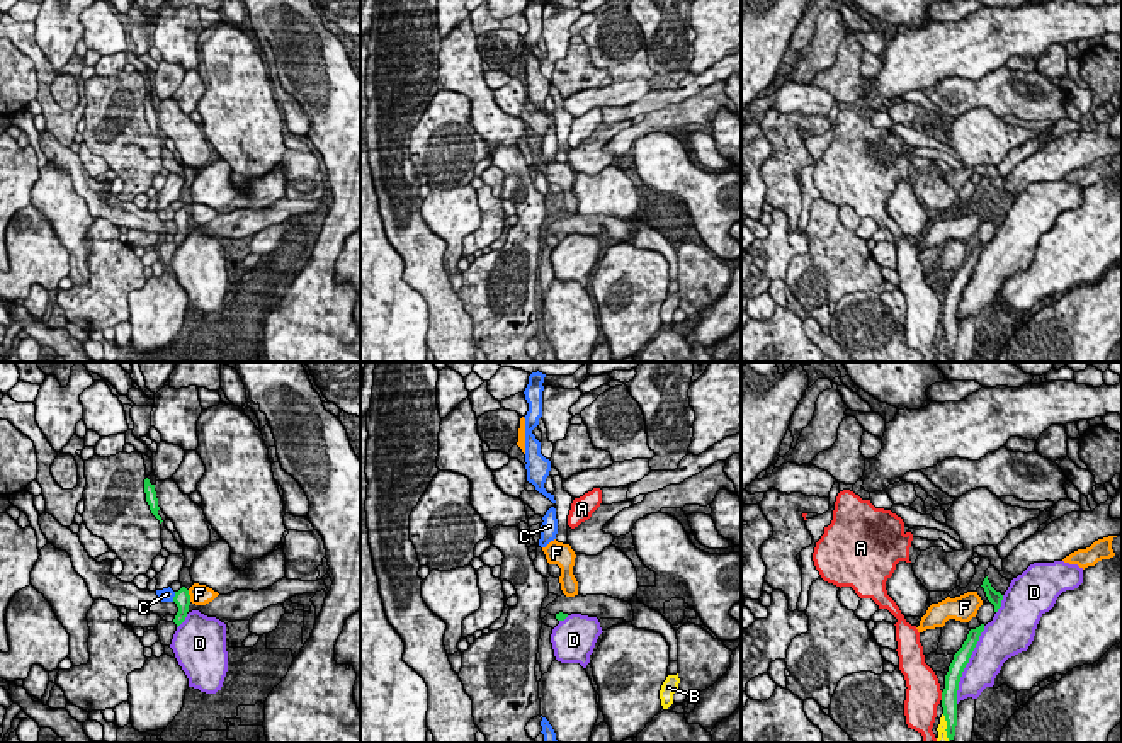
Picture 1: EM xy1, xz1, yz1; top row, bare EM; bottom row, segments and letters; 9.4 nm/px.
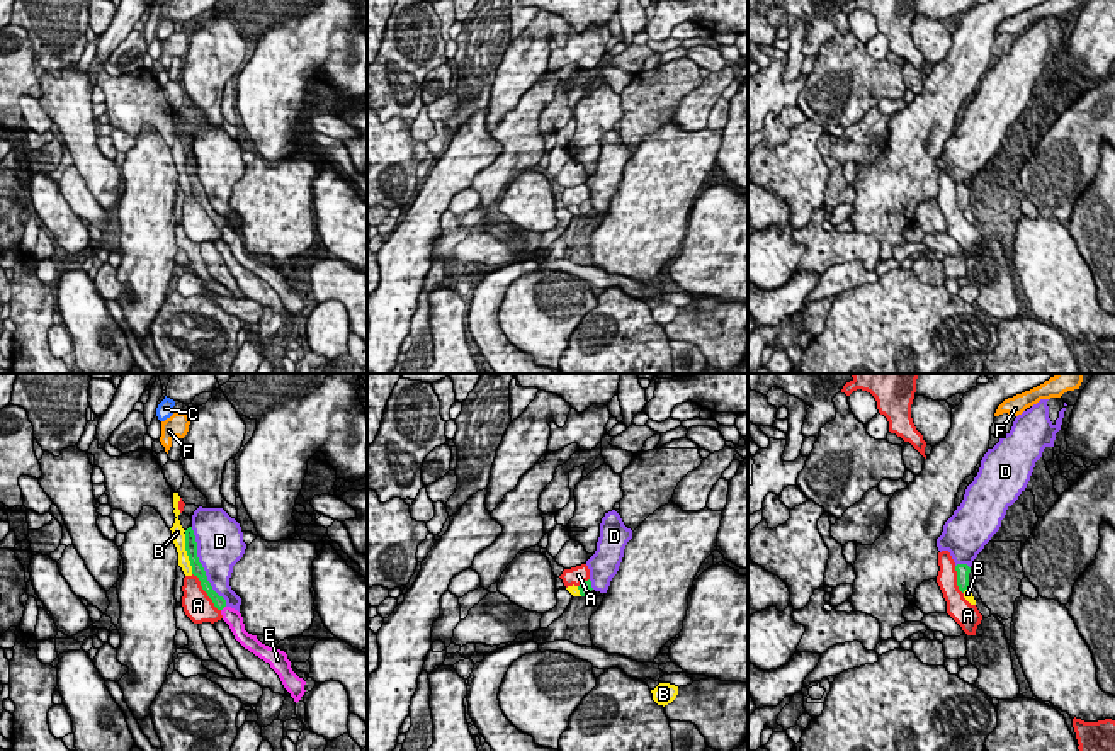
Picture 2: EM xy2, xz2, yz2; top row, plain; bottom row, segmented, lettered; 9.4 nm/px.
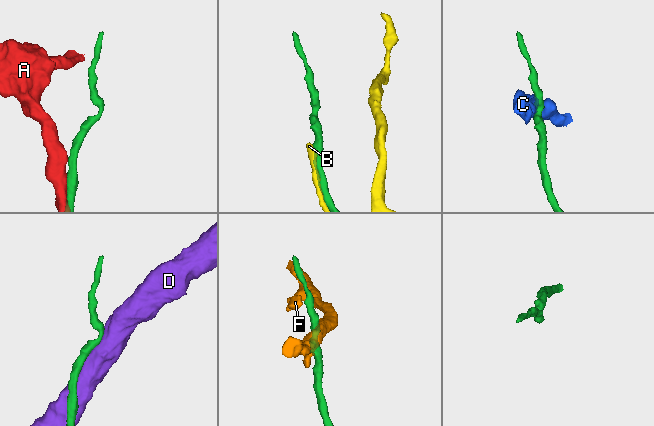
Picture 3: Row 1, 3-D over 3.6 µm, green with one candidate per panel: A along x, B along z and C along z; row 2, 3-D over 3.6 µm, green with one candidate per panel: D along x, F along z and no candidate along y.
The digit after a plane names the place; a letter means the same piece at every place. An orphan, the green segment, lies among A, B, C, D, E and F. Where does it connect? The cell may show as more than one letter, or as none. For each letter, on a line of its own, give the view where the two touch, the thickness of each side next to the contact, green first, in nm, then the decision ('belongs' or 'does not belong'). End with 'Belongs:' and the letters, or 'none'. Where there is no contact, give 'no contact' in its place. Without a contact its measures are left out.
A: xy2 | 120/280 nm | does not belong
B: xy2 | 130/130 nm | does not belong
C: xy1 | 160/130 nm | does not belong
D: xy2 | 130/440 nm | does not belong
E: xy2 | 120/160 nm | belongs
F: xy1 | 160/190 nm | does not belong
Belongs: E

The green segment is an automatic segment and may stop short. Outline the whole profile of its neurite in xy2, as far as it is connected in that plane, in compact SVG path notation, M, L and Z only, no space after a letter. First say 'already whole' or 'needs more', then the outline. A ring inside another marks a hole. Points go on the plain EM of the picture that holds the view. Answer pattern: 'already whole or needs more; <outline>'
needs more; M192 146L185 150L185 170L192 185L192 194L199 197L202 209L212 219L214 226L221 231L223 240L229 245L235 258L250 272L270 284L270 287L279 294L284 308L291 313L297 323L304 314L306 301L299 297L292 287L287 274L280 268L269 267L262 263L257 255L245 250L243 236L238 229L226 224L226 219L219 216L211 202L207 200L206 190L197 177L197 161Z

